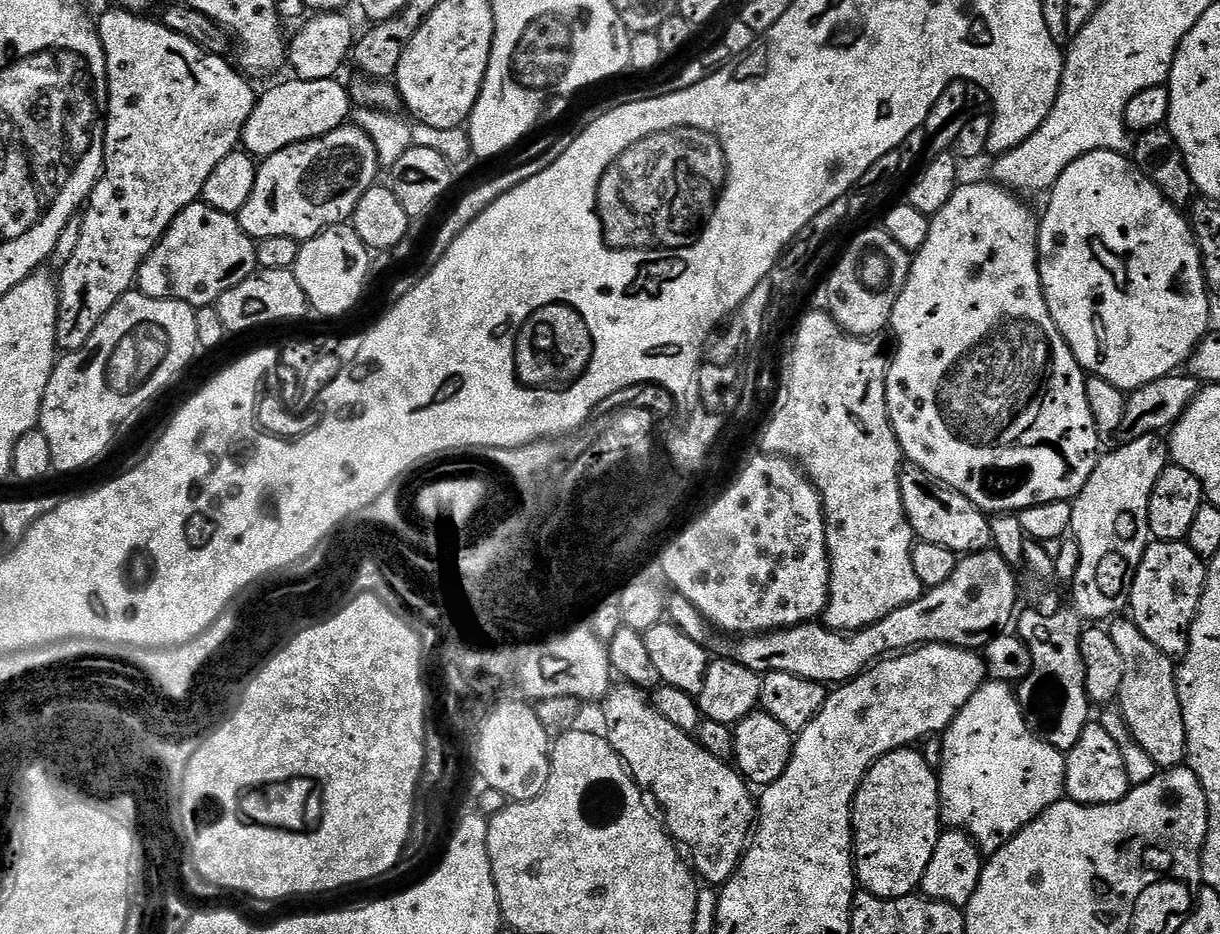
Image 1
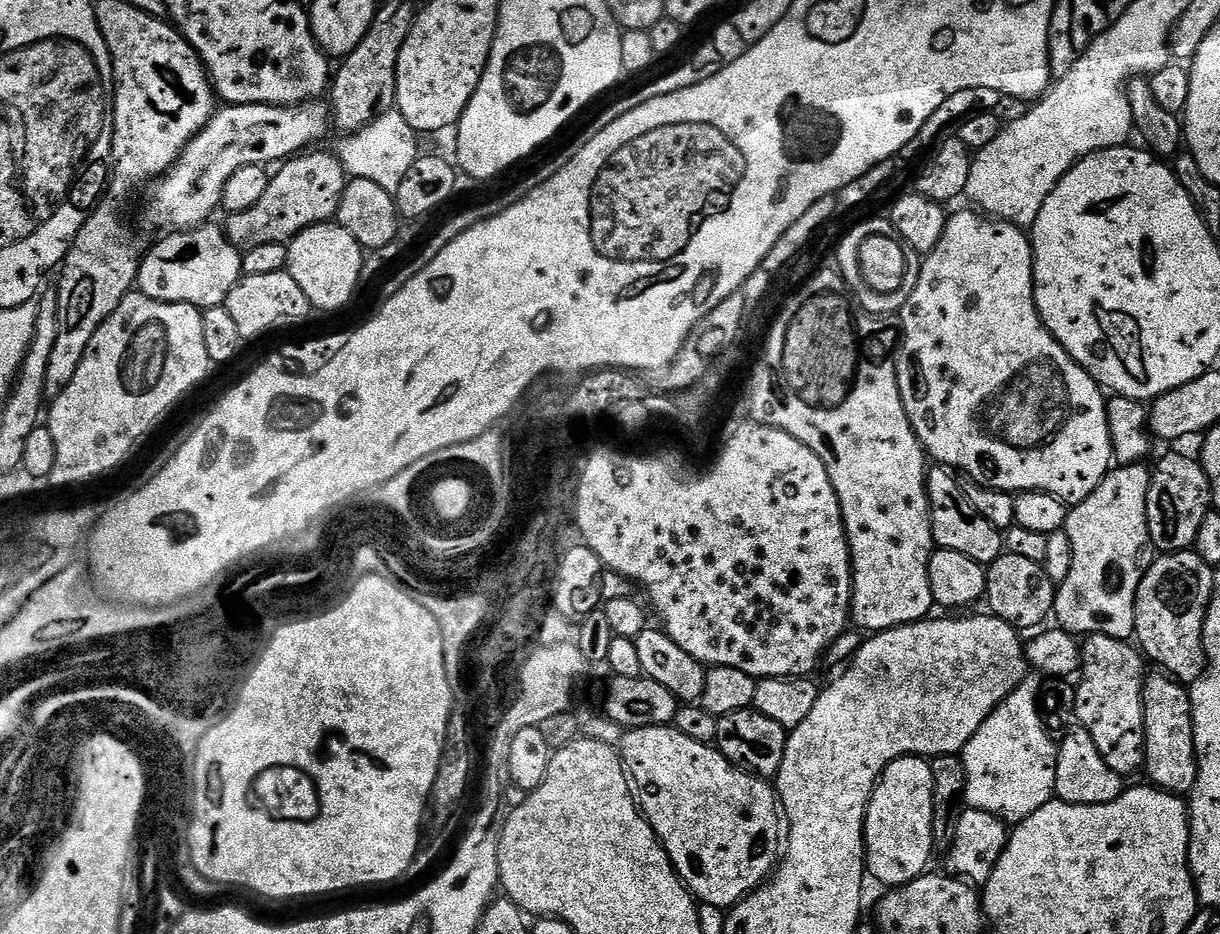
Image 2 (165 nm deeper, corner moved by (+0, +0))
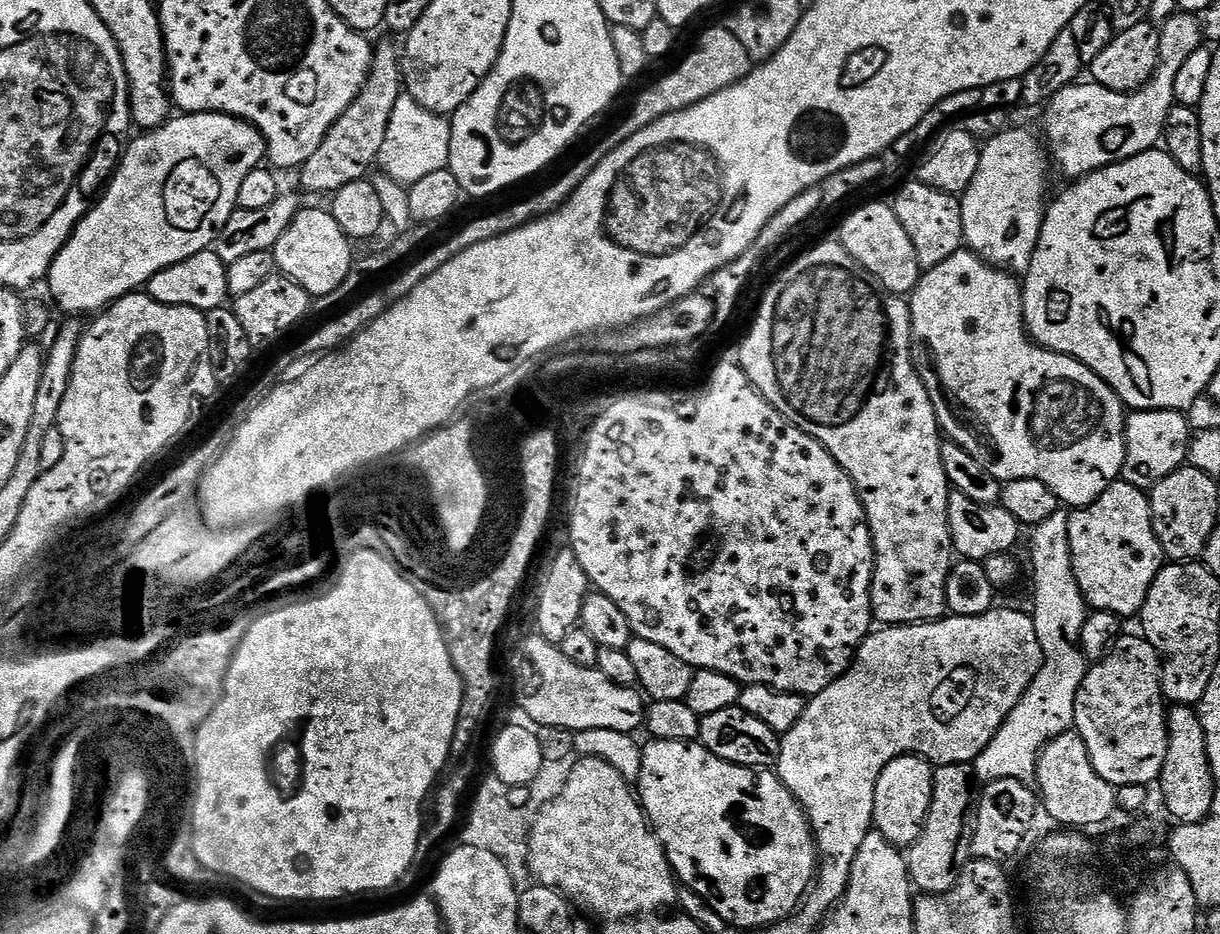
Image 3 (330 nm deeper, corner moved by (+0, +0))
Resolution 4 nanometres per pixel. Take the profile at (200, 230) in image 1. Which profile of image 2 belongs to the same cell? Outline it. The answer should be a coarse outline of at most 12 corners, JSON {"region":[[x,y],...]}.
{"region":[[219,223],[172,230],[143,253],[135,287],[218,308],[244,271]]}

